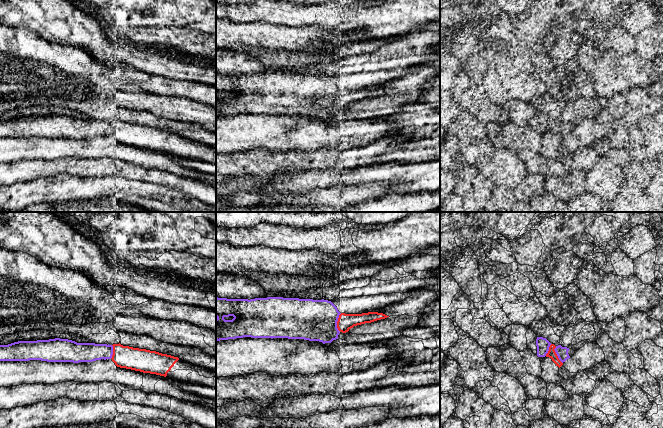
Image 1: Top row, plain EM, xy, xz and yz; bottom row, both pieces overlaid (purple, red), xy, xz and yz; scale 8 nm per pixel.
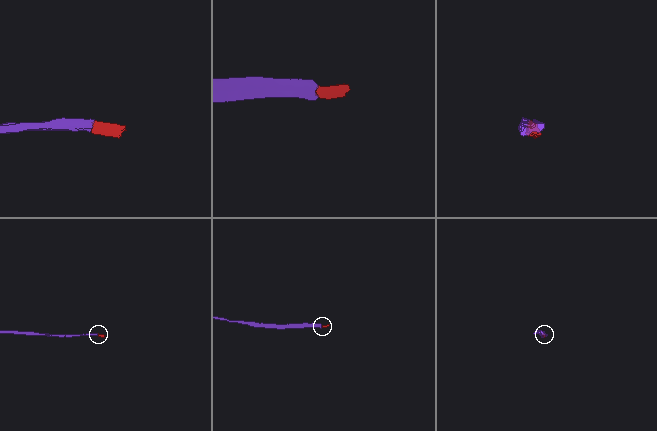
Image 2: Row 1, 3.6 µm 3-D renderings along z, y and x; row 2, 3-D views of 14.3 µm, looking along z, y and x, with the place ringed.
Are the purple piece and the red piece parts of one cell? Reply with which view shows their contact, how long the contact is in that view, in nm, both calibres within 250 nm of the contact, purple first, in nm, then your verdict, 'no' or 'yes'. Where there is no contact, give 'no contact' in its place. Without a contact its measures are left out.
contact in xz; length 150 nm; calibres 340 and 130 nm; yes

